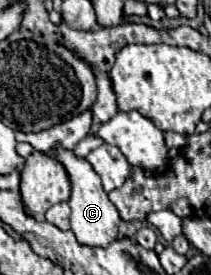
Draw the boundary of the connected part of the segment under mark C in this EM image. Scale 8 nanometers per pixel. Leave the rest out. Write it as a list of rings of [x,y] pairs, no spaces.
[[[57,144],[53,148],[53,154],[69,174],[69,182],[71,182],[71,198],[69,198],[71,230],[75,232],[77,240],[85,246],[107,246],[107,244],[111,244],[117,238],[117,226],[119,226],[121,218],[119,218],[117,208],[113,208],[113,202],[107,198],[107,192],[101,186],[101,178],[97,176],[93,166],[85,158],[79,158],[73,150],[67,150],[67,148]]]

